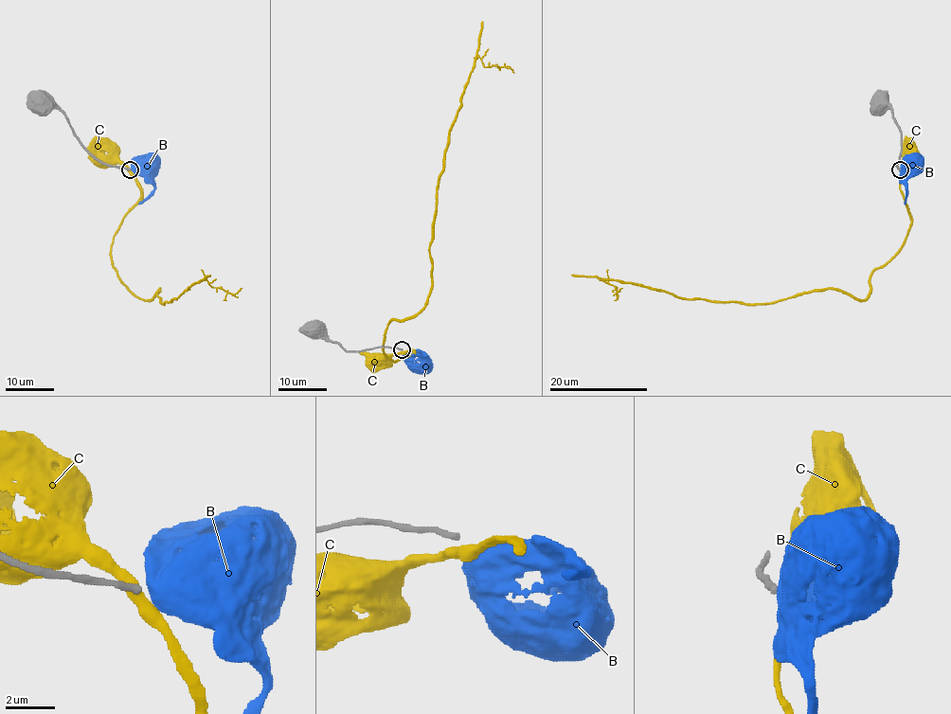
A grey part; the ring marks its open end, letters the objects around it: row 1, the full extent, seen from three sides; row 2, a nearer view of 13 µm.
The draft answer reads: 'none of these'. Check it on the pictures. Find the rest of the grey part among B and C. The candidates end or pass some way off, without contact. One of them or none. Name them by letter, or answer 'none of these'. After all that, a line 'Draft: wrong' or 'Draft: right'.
none of these
Draft: right

